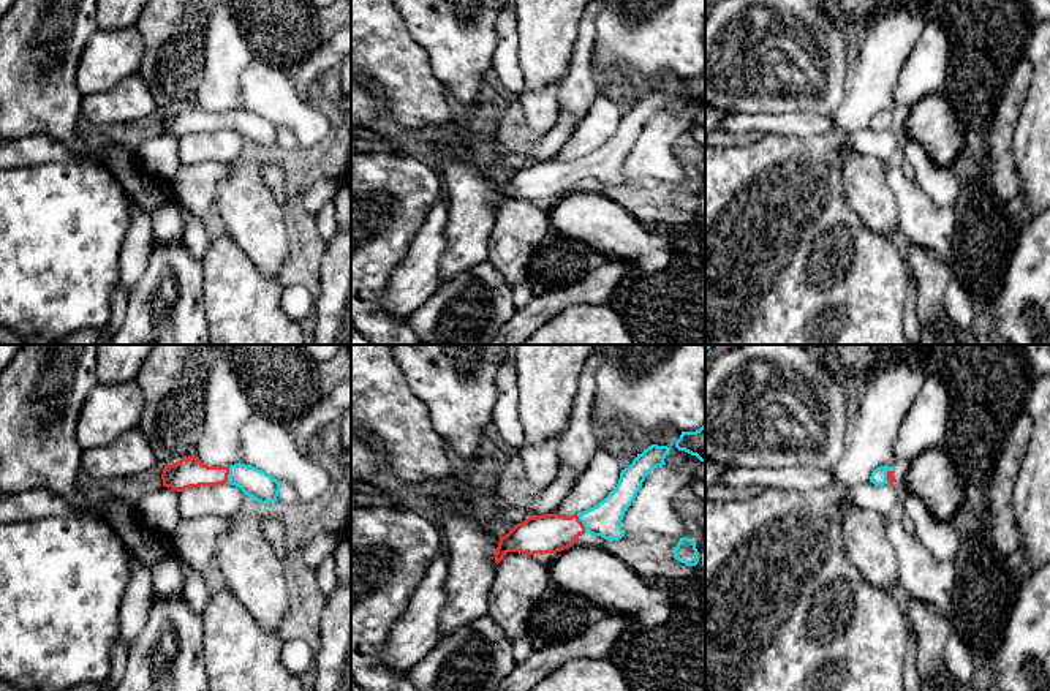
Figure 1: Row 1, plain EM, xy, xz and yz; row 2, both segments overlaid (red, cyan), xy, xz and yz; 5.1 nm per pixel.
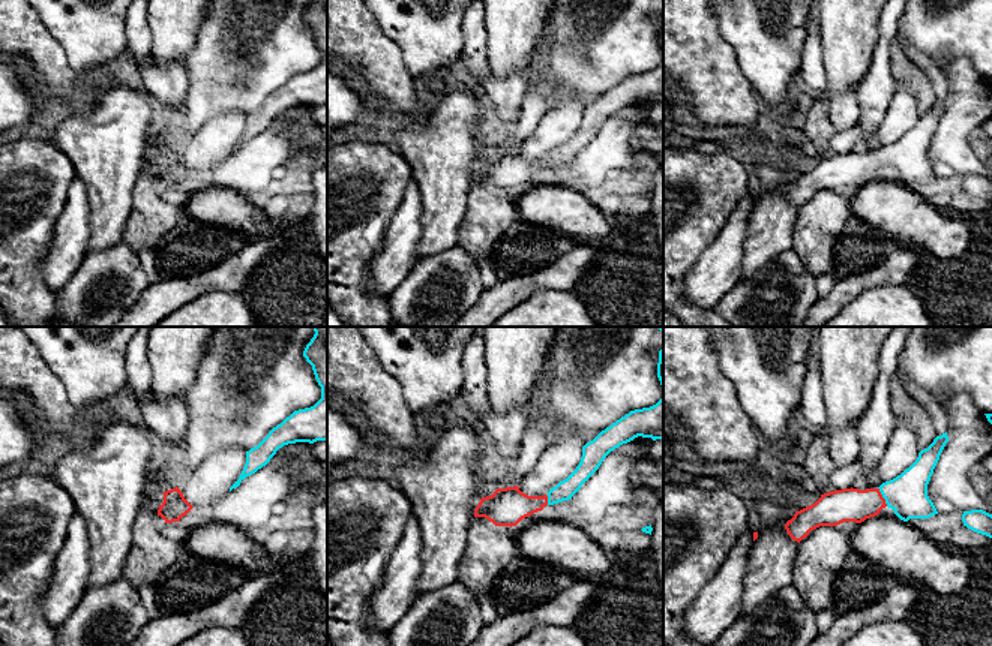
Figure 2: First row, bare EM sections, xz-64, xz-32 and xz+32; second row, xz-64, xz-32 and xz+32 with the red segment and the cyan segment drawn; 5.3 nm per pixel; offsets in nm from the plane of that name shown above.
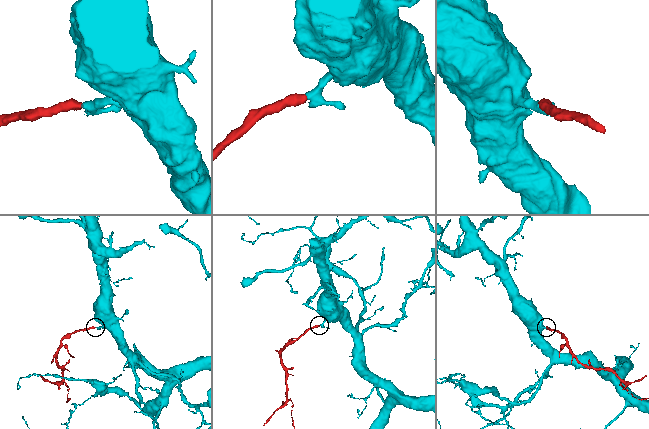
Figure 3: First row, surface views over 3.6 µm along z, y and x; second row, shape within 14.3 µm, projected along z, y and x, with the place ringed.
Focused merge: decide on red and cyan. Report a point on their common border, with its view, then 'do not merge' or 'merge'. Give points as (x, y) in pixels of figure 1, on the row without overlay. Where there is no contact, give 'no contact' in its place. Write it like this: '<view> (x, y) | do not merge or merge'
xz (582, 169) | merge

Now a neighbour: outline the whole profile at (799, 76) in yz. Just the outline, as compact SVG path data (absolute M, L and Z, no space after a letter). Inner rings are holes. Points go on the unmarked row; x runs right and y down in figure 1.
M716 0L705 16L705 101L727 114L814 112L830 117L848 92L844 55L843 36L808 0Z

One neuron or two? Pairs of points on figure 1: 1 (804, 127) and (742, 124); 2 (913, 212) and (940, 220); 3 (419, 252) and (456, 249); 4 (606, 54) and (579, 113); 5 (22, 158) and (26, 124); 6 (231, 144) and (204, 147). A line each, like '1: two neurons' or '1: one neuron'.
1: one neuron
2: one neuron
3: two neurons
4: two neurons
5: two neurons
6: one neuron

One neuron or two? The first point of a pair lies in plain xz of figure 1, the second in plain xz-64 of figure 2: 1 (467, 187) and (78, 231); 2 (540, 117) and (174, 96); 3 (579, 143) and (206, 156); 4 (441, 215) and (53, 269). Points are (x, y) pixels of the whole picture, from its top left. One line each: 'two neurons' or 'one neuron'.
1: two neurons
2: one neuron
3: one neuron
4: one neuron

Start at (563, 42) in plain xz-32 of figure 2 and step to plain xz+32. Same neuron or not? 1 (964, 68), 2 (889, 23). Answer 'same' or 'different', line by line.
1: different
2: different

